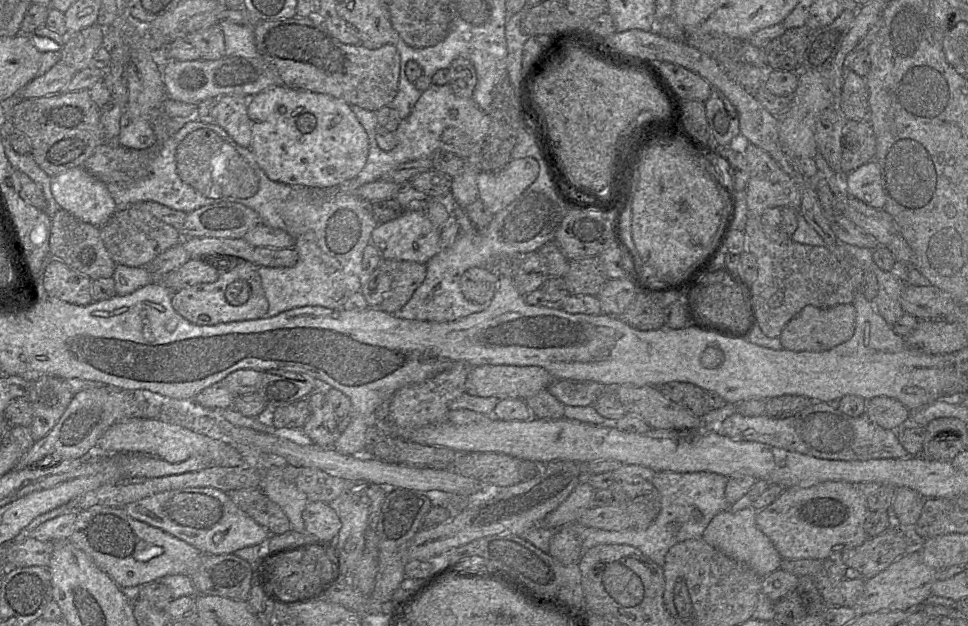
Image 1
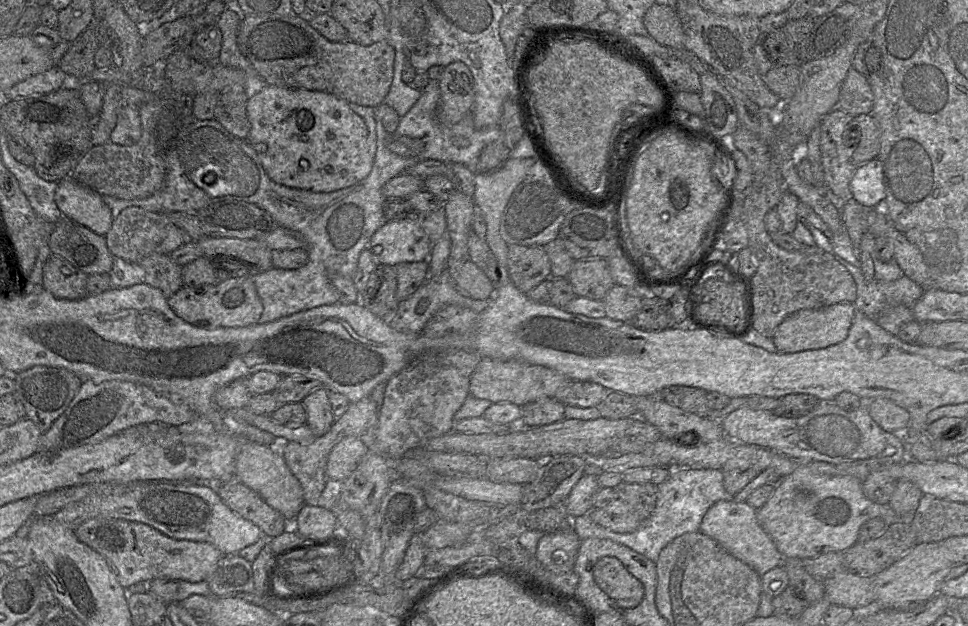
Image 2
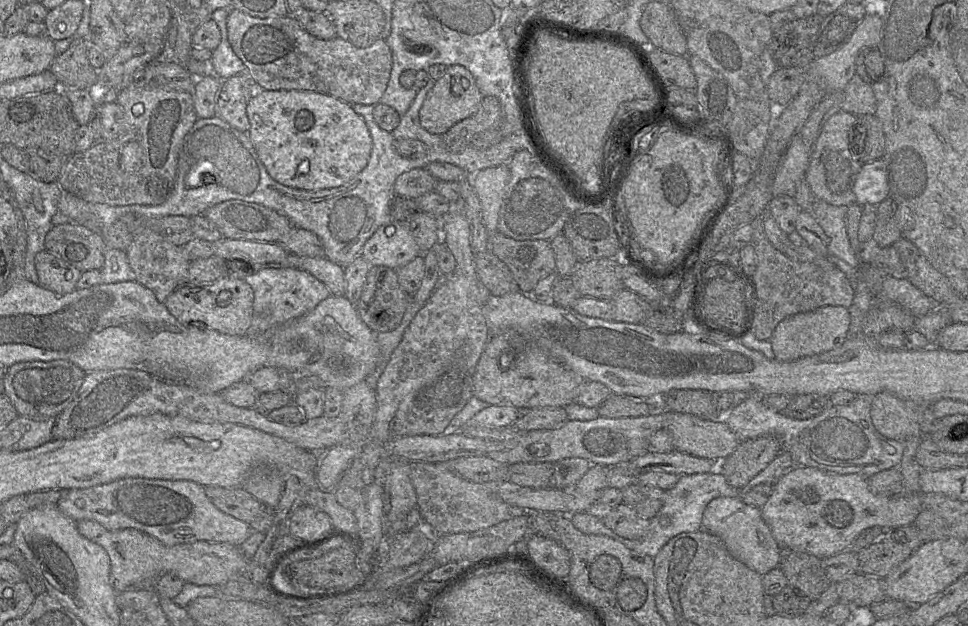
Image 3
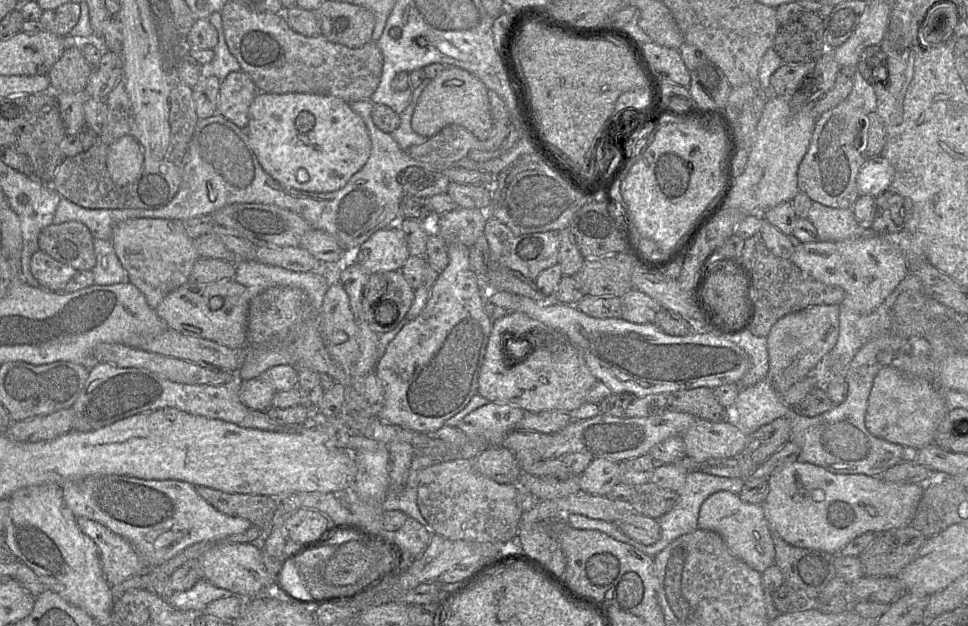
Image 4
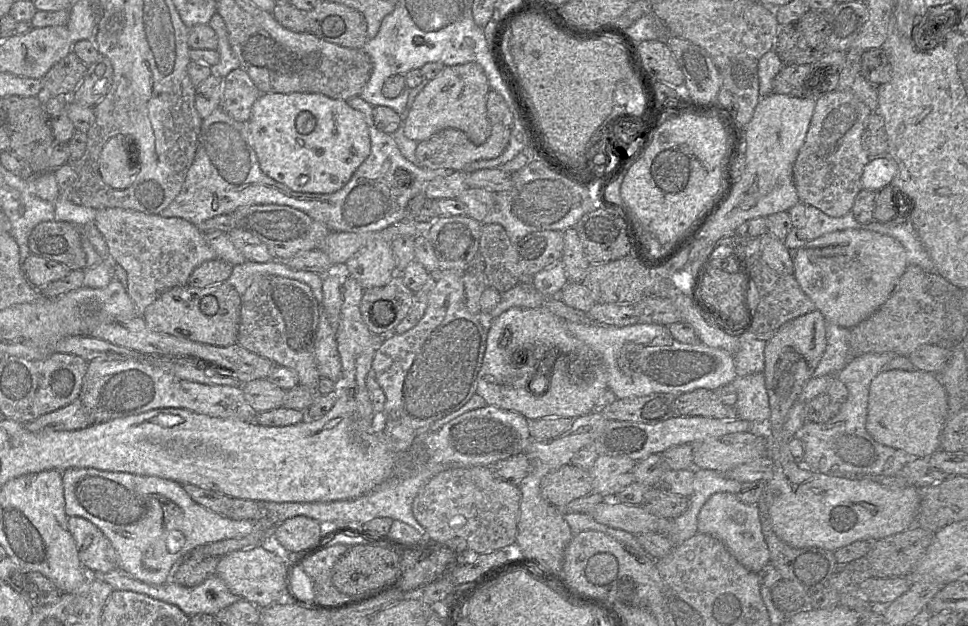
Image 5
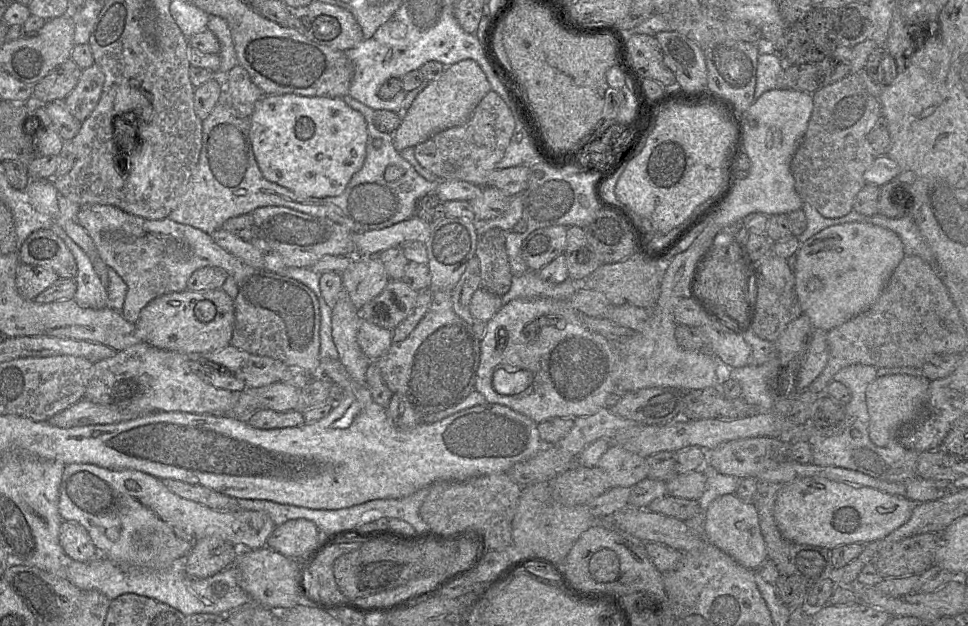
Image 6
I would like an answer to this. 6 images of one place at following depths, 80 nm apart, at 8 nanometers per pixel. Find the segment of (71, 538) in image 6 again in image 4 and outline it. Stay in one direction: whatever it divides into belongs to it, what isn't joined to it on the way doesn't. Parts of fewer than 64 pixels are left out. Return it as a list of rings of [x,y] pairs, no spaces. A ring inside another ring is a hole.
[[[77,517],[76,523],[97,545],[102,571],[110,587],[143,571],[142,562],[126,539],[88,518]]]

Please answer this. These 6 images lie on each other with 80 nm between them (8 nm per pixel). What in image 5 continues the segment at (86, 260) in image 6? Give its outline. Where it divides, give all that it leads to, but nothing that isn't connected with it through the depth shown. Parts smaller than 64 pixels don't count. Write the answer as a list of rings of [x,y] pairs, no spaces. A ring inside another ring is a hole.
[[[83,237],[83,249],[86,253],[84,271],[84,287],[104,289],[114,279],[114,262],[112,258],[104,261],[90,242]]]

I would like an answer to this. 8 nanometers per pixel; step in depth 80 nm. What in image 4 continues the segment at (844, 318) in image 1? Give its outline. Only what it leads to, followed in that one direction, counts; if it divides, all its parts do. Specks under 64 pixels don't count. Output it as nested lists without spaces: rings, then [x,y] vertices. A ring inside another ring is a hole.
[[[814,305],[779,319],[767,338],[769,368],[766,380],[782,397],[794,384],[802,381],[835,346],[839,336],[839,305]]]

